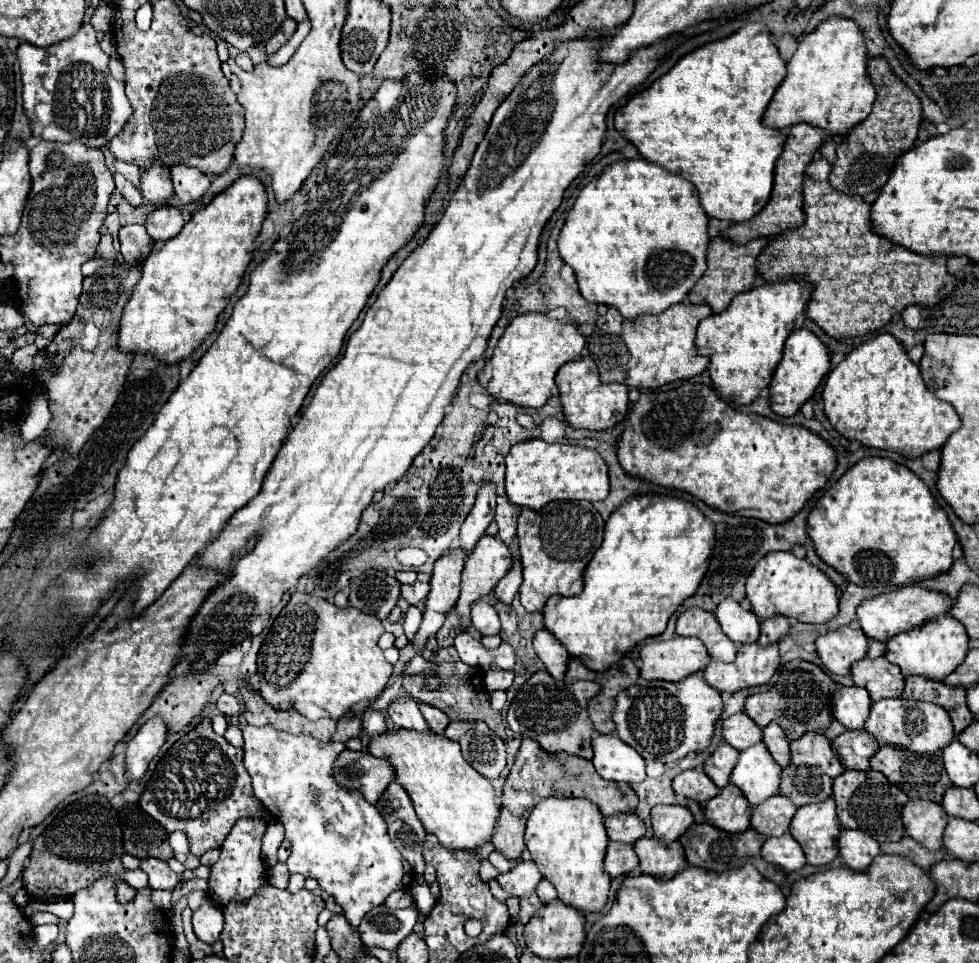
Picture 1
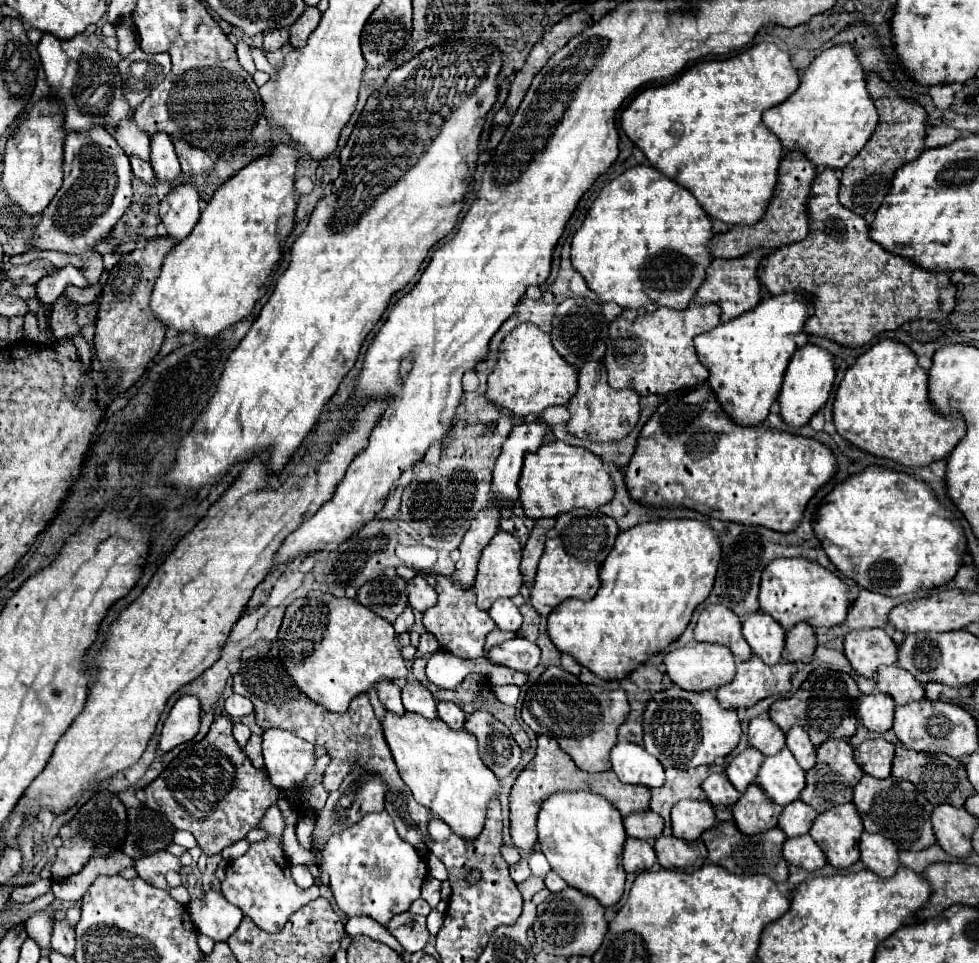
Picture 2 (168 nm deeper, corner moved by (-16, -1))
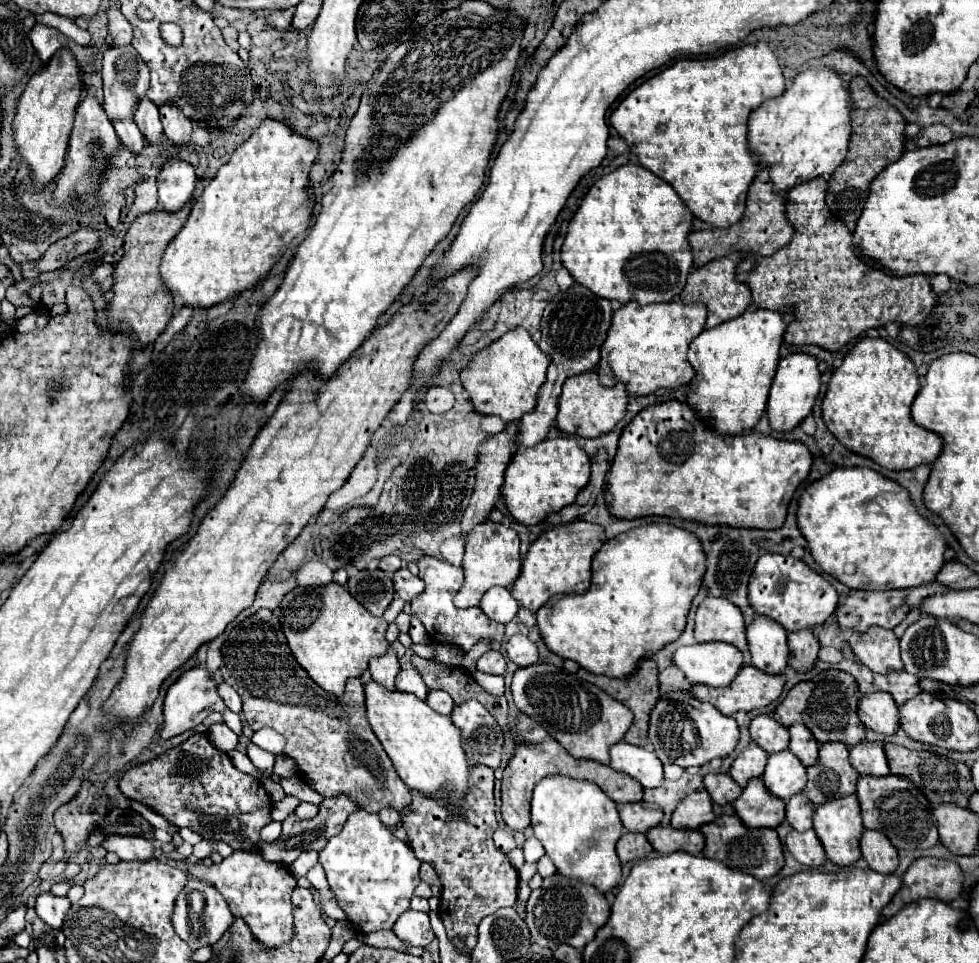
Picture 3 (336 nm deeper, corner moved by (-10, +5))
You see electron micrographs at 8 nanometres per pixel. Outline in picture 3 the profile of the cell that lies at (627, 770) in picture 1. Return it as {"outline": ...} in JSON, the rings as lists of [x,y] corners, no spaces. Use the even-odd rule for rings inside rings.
{"outline":[[[620,741],[610,749],[610,757],[612,769],[634,777],[642,787],[660,787],[664,781],[662,763],[650,749]]]}

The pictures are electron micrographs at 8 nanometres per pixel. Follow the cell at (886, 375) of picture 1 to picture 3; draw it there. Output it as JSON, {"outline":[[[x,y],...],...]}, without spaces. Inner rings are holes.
{"outline":[[[864,337],[846,353],[842,365],[832,373],[826,397],[822,401],[822,419],[828,427],[828,431],[848,451],[868,457],[874,463],[878,463],[890,471],[914,469],[924,463],[932,465],[942,451],[942,439],[936,433],[926,431],[926,429],[918,427],[916,423],[912,423],[910,405],[918,391],[920,391],[920,381],[918,381],[916,367],[910,361],[910,357],[906,357],[902,351],[898,351],[896,347],[892,347],[890,343],[886,343],[880,337],[878,339]]]}

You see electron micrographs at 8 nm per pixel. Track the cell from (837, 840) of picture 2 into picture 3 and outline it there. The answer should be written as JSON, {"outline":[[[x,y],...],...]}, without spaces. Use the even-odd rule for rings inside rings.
{"outline":[[[850,795],[850,797],[842,797],[842,799],[834,799],[834,801],[826,801],[820,807],[816,807],[814,813],[814,831],[818,835],[818,839],[822,841],[826,855],[832,863],[840,865],[840,867],[850,867],[854,865],[860,857],[860,837],[864,833],[864,823],[860,817],[860,807],[858,807],[858,797]]]}

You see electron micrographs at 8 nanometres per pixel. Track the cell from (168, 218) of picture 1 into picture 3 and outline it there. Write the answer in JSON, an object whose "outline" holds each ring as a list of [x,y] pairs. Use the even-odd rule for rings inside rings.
{"outline":[[[182,159],[166,161],[156,179],[160,207],[166,211],[182,209],[190,201],[196,181],[198,179],[194,167],[188,161]]]}

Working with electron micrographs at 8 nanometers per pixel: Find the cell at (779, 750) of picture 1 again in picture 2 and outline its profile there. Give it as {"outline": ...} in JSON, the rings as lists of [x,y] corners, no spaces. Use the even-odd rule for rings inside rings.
{"outline":[[[792,727],[786,733],[786,747],[792,751],[792,755],[796,757],[798,765],[802,765],[802,769],[812,769],[816,765],[816,749],[810,743],[808,733],[804,733],[804,729]]]}

